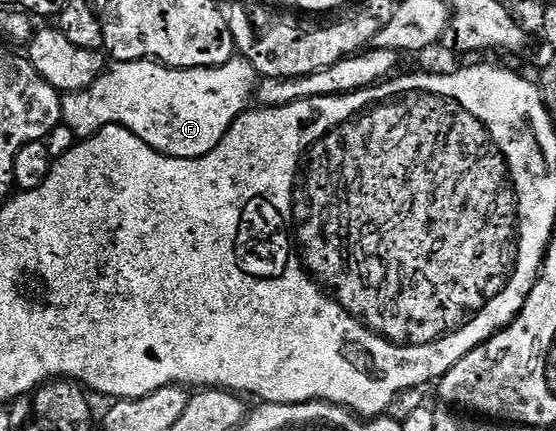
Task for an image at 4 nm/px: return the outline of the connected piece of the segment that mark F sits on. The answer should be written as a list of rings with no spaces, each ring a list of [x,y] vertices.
[[[235,58],[220,68],[167,68],[155,60],[119,60],[109,66],[111,68],[85,90],[62,96],[63,125],[78,140],[86,140],[104,126],[122,124],[161,156],[174,156],[178,160],[198,160],[212,151],[235,120],[247,111],[249,104],[246,103],[255,99],[260,81],[258,72],[243,58]]]

